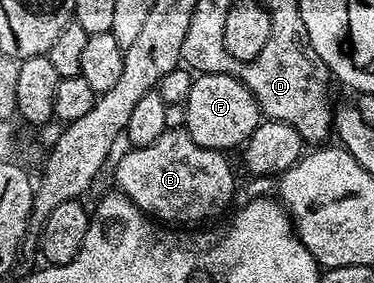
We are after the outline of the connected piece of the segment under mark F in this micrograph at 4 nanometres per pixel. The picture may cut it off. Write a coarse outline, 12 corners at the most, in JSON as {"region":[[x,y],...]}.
{"region":[[198,74],[186,133],[204,148],[241,147],[258,127],[252,92],[227,74]]}

